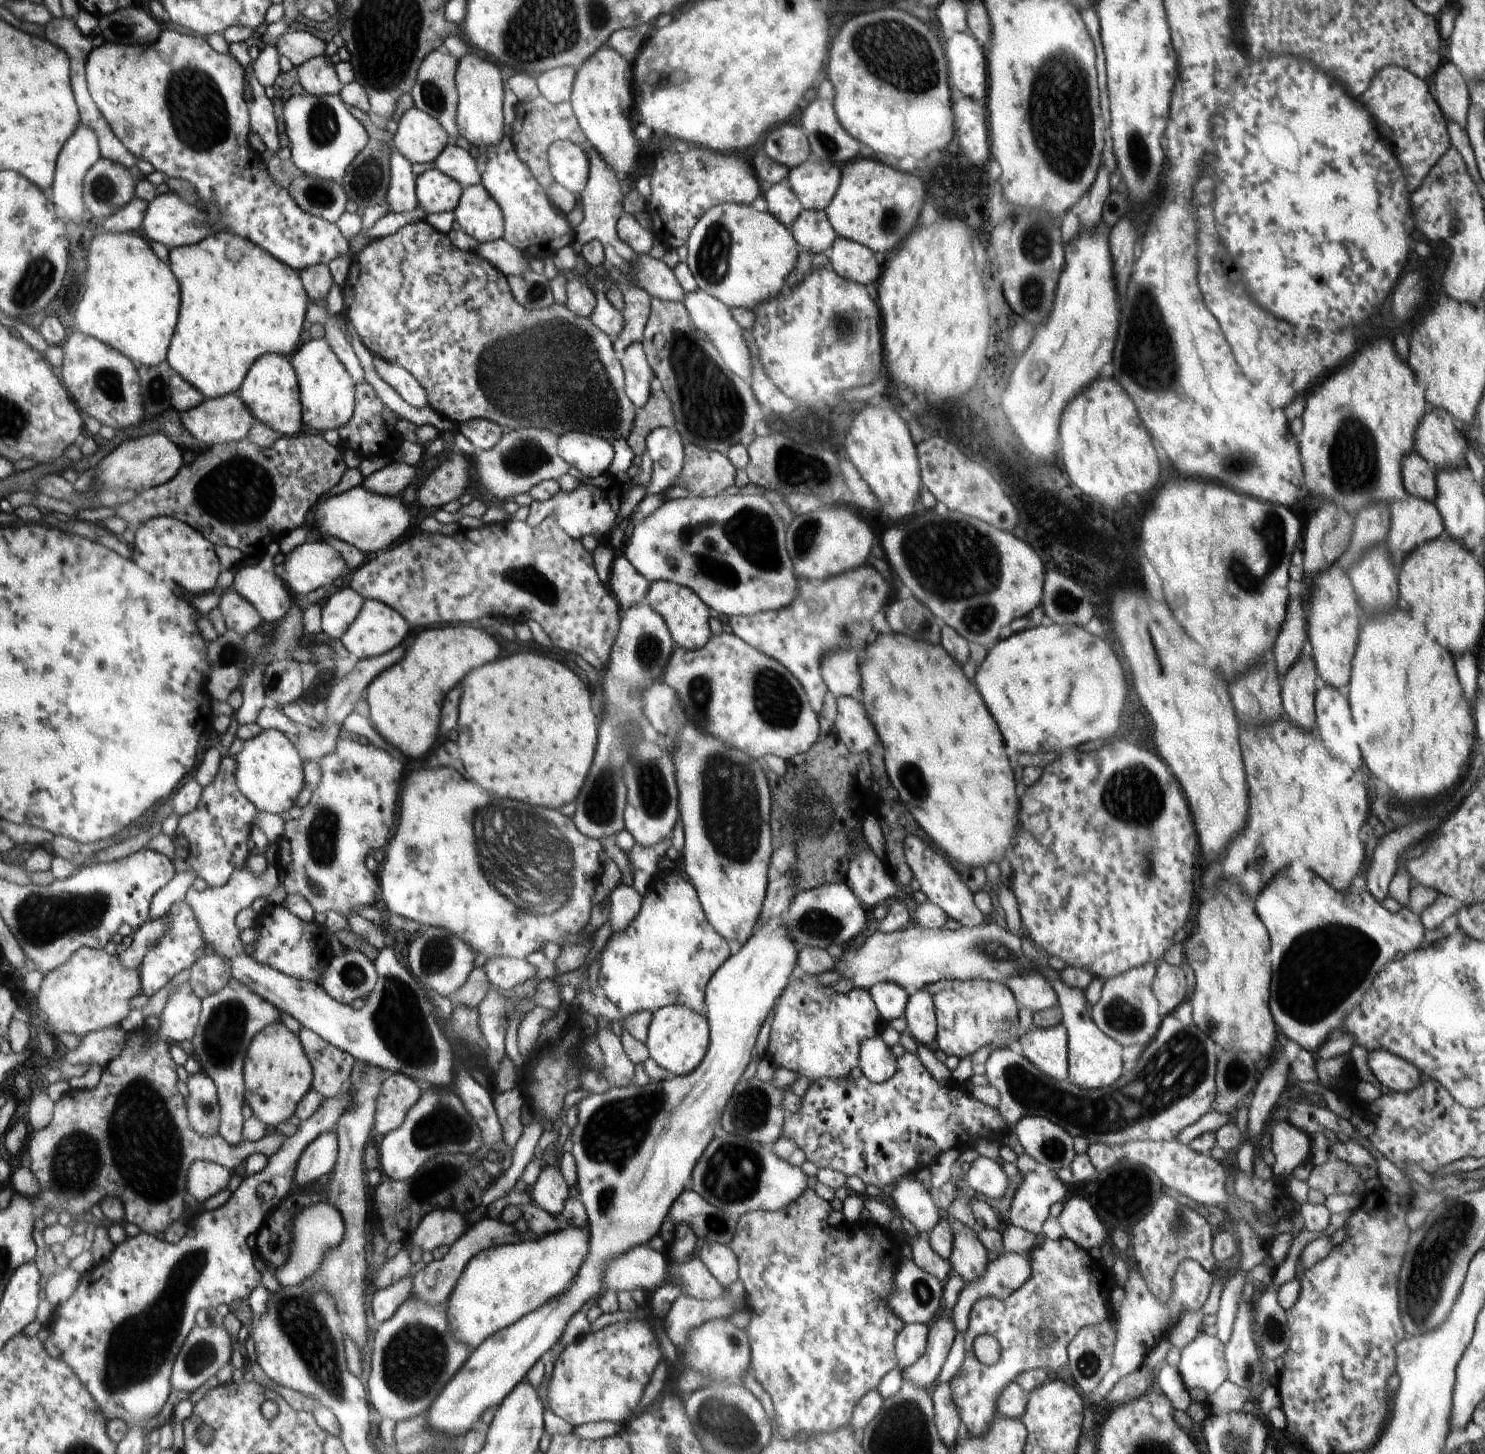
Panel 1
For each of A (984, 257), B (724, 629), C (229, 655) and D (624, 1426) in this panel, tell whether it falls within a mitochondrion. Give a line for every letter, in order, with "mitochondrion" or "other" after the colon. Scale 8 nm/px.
A: other
B: other
C: mitochondrion
D: other

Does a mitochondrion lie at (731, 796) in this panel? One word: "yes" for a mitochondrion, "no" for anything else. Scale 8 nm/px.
yes

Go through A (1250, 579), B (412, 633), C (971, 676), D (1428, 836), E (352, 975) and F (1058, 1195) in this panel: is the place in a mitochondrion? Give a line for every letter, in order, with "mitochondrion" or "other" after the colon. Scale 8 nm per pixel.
A: mitochondrion
B: other
C: other
D: other
E: mitochondrion
F: other

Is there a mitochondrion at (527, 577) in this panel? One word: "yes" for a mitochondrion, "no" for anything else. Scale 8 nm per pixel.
yes

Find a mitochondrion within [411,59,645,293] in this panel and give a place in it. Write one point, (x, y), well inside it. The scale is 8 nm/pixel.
(433, 96)

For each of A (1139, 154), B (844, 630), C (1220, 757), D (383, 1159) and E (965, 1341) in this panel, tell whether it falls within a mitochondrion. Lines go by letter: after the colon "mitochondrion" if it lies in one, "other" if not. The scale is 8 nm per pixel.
A: mitochondrion
B: mitochondrion
C: other
D: other
E: other

